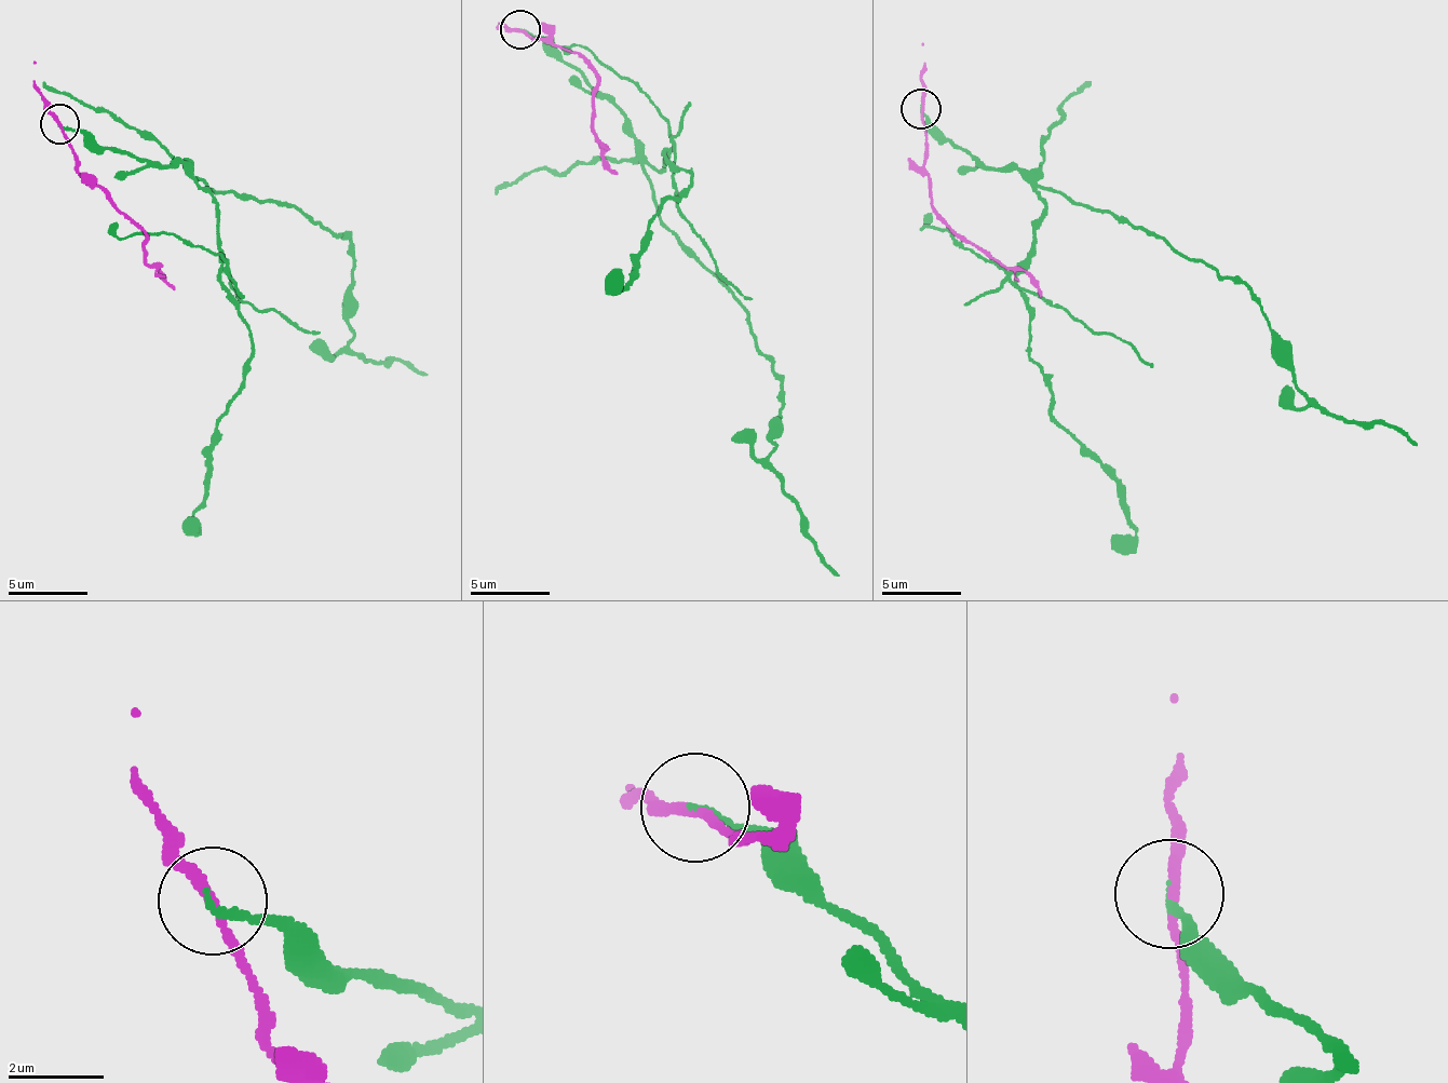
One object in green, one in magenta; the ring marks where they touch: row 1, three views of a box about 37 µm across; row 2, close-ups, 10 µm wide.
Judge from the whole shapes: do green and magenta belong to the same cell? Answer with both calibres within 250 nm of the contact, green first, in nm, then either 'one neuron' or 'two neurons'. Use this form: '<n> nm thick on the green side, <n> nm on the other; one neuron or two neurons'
170 nm thick on the green side, 200 nm on the other; two neurons

